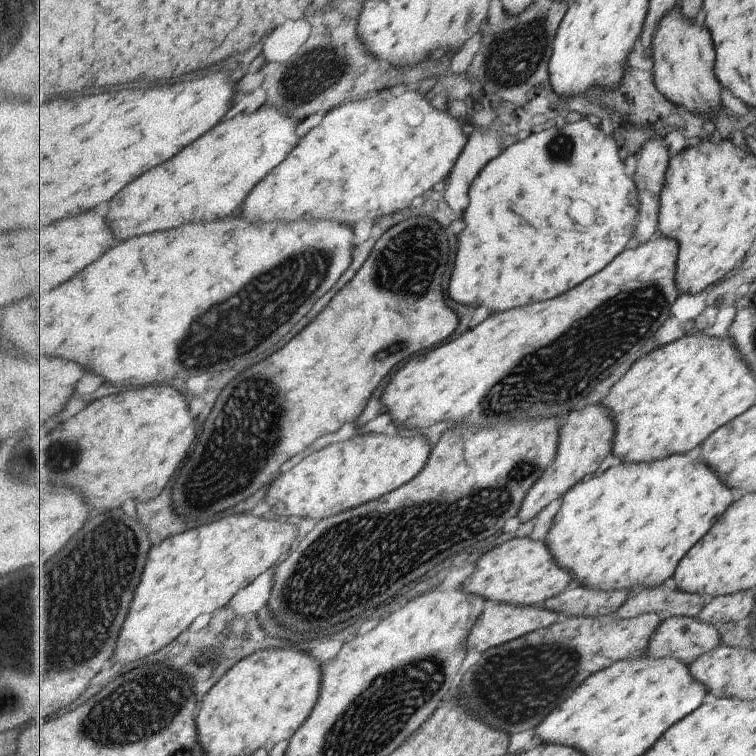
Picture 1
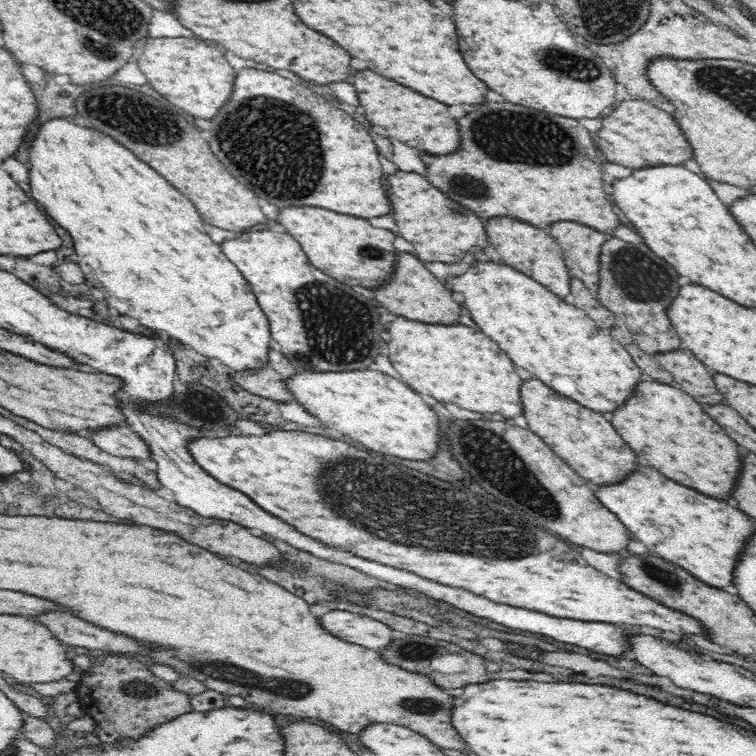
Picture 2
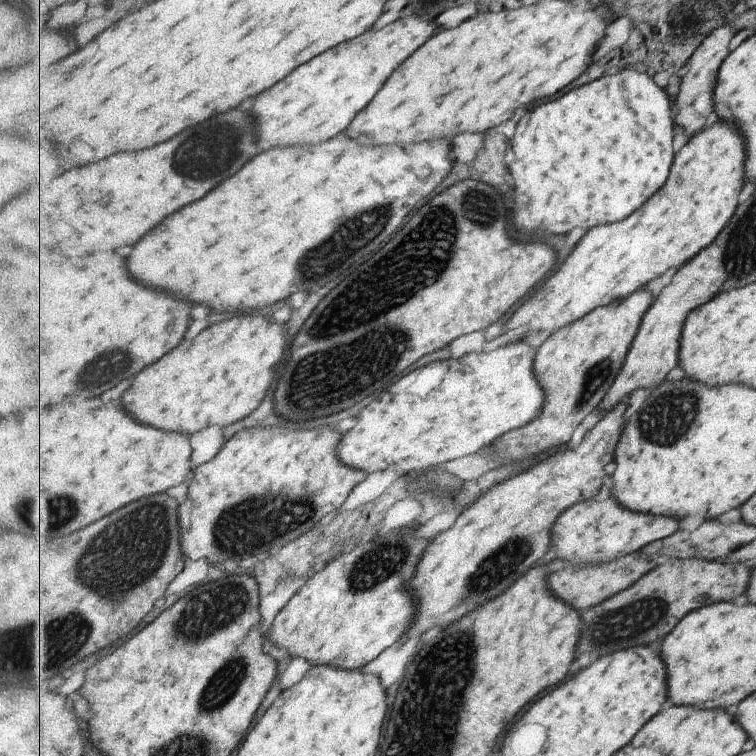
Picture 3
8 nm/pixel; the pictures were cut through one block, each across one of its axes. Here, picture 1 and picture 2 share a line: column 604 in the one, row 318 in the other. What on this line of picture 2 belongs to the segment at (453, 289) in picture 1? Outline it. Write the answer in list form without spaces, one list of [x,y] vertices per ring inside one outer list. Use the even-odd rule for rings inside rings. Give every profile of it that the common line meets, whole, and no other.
[[[60,118],[54,120],[54,122],[50,120],[48,124],[44,124],[44,122],[40,124],[44,126],[42,128],[44,132],[40,132],[40,140],[36,140],[36,144],[32,144],[34,150],[30,150],[30,162],[34,164],[30,168],[32,194],[40,202],[40,206],[46,210],[46,214],[50,214],[62,228],[66,228],[72,234],[80,260],[78,264],[82,267],[82,272],[88,276],[87,284],[100,289],[106,302],[108,302],[108,306],[118,310],[118,315],[121,318],[138,320],[139,326],[153,332],[155,337],[166,338],[168,336],[170,339],[174,338],[200,356],[206,356],[210,360],[220,360],[220,364],[232,368],[231,372],[249,372],[270,366],[270,348],[276,347],[274,339],[272,339],[272,332],[270,332],[270,320],[264,314],[264,310],[260,308],[256,294],[252,292],[252,286],[248,284],[247,278],[243,276],[240,269],[232,261],[228,260],[220,244],[210,238],[210,234],[204,226],[205,222],[192,201],[173,186],[170,186],[168,182],[164,182],[144,162],[136,160],[136,156],[132,156],[132,152],[128,152],[124,146],[118,146],[112,138],[100,136],[100,132],[80,128],[80,126],[70,124],[66,120],[60,120]]]

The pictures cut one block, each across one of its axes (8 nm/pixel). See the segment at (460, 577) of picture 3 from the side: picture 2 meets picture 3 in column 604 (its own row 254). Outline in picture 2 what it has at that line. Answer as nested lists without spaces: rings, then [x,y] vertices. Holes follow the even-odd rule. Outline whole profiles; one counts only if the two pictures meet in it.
[[[398,170],[396,174],[385,178],[384,186],[392,203],[391,217],[396,221],[399,236],[414,244],[416,256],[424,262],[470,265],[478,254],[488,250],[490,241],[481,216],[452,200],[426,176]]]

